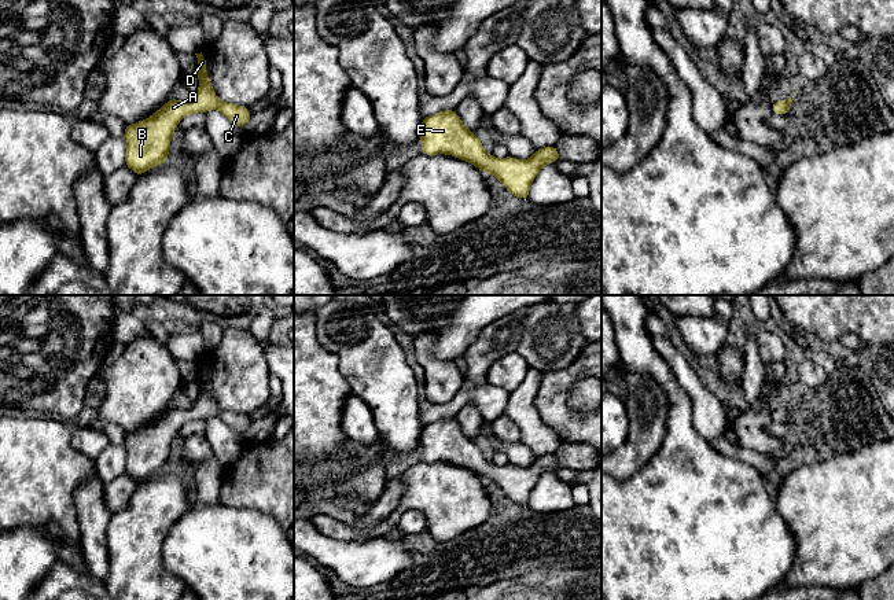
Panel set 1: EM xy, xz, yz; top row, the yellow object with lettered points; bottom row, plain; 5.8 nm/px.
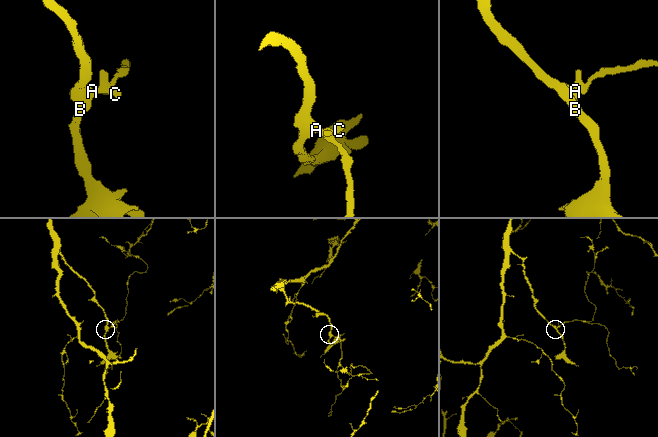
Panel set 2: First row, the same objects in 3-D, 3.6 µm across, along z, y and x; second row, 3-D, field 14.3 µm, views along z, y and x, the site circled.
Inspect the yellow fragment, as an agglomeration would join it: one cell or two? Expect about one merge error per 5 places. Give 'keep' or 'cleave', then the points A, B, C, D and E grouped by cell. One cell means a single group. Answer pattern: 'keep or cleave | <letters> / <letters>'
keep | A B C D E

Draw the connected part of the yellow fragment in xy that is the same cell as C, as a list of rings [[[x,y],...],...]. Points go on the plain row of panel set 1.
[[[202,360],[195,362],[199,368],[196,375],[198,401],[187,411],[172,406],[147,427],[125,434],[125,472],[137,483],[168,467],[172,442],[184,423],[216,416],[240,435],[251,424],[249,415],[224,411],[217,405],[206,383],[206,367]]]

